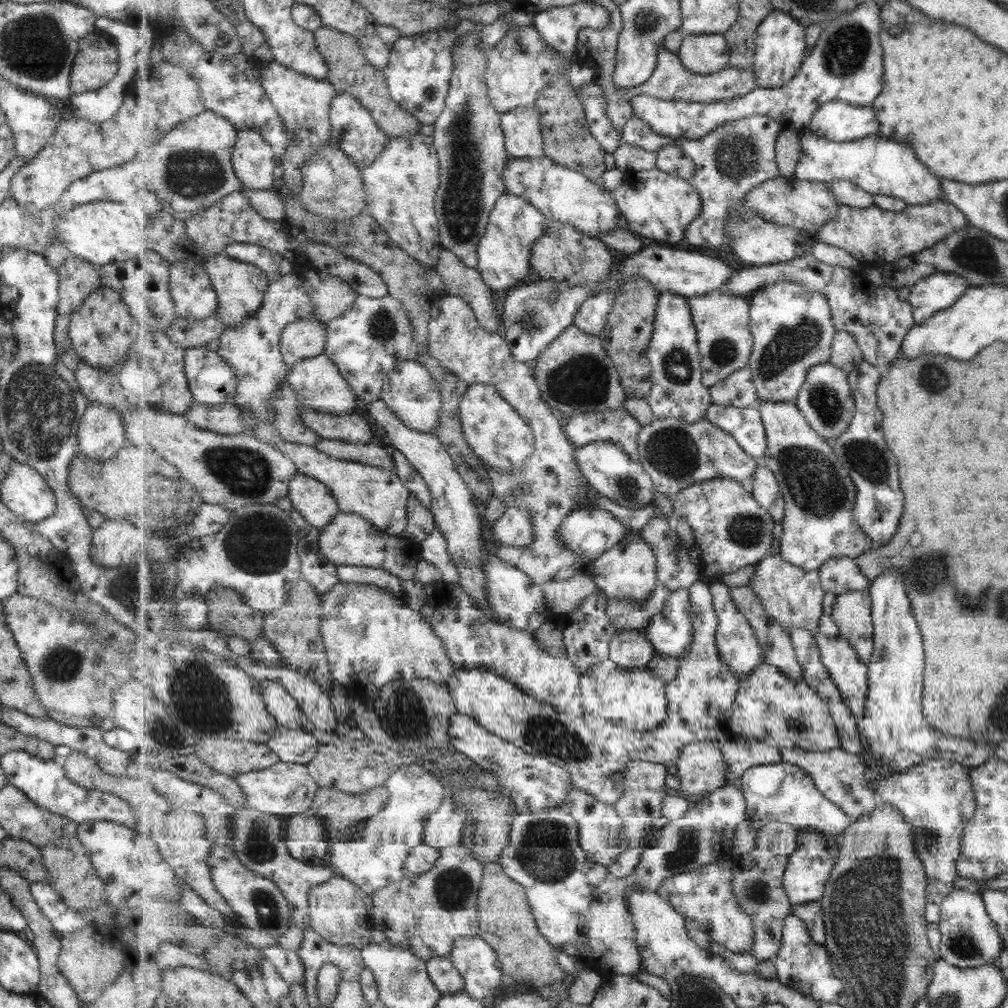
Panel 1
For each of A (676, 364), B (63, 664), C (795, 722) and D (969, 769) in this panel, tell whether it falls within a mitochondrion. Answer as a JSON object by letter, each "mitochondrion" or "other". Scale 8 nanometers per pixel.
{"A":"mitochondrion","B":"mitochondrion","C":"mitochondrion","D":"other"}

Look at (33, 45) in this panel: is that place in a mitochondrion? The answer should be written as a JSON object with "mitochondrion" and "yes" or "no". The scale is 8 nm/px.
{"mitochondrion":"yes"}

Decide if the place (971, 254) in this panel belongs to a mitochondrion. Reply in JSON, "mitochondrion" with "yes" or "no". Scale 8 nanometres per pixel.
{"mitochondrion":"yes"}

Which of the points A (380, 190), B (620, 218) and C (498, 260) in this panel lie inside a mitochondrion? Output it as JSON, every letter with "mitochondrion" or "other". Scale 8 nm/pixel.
{"A":"other","B":"other","C":"other"}

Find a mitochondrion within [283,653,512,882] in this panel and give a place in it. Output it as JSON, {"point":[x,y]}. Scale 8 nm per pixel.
{"point":[399,704]}

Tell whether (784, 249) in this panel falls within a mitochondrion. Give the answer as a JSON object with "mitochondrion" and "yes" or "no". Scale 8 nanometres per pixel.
{"mitochondrion":"no"}

